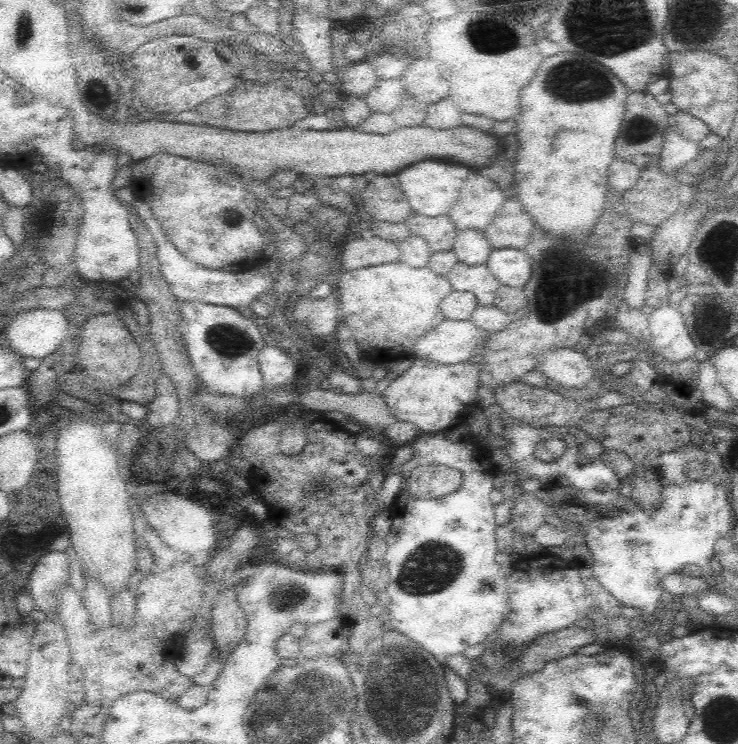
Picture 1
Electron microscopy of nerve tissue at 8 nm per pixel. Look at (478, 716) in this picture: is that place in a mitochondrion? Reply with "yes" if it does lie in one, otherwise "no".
no

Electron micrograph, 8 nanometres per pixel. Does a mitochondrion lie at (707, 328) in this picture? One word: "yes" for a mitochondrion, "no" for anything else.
yes

